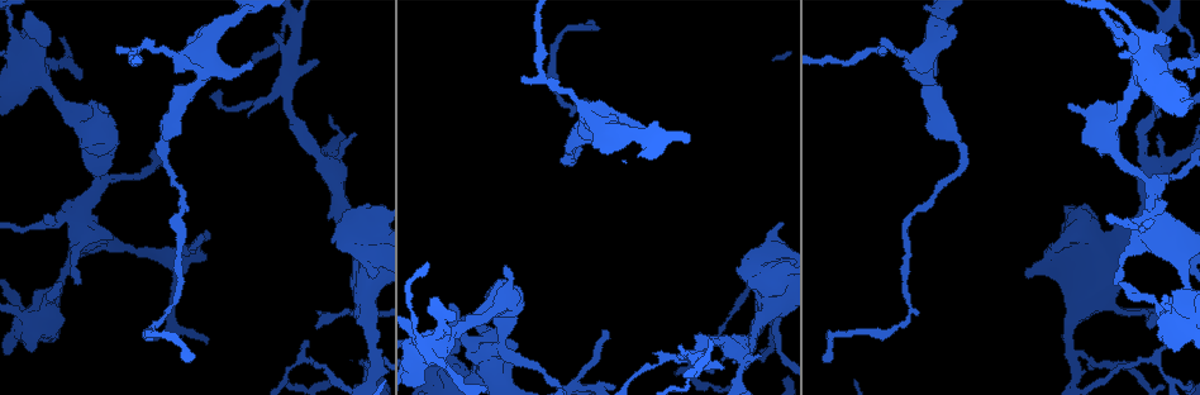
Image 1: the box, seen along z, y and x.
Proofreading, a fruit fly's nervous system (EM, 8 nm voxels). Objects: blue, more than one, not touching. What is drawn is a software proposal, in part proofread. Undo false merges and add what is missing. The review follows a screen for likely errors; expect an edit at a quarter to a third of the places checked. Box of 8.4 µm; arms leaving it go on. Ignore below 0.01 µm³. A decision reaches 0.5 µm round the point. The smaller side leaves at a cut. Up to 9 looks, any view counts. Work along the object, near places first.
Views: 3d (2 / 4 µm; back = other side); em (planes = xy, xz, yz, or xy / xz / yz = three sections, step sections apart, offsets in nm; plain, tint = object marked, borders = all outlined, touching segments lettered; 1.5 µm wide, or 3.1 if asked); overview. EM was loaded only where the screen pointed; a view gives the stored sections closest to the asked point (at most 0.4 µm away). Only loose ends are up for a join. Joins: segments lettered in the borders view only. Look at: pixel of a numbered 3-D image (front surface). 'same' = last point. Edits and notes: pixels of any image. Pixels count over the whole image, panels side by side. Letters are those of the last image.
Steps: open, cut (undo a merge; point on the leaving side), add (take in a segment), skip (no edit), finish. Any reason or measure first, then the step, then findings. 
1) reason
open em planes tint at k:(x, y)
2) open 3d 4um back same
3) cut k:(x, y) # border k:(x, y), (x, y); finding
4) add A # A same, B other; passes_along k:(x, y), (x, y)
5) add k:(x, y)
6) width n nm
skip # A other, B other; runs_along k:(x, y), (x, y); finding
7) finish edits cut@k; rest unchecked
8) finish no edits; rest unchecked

free end
open em planes borders at 1:(116, 49)

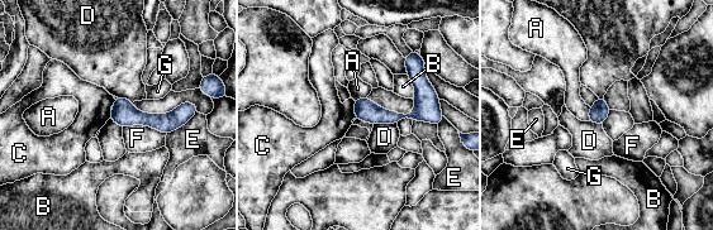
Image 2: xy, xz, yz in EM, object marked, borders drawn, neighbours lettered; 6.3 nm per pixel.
width 120 nm
skip # A other, B other, C other, D other, E other, F other, G other; runs_along 2:(191, 106), (174, 120), (113, 116); no lettered segment goes on from it

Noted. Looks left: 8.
branch stops here
open em planes borders at 1:(606, 332)

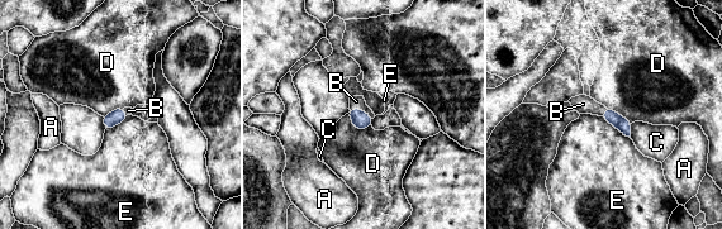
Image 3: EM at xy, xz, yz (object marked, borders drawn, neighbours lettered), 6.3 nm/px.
width 90 nm
add B # A other, B same, C other, D other, E other; passes_along 3:(360, 119), (361, 109), (356, 101); the cell continues

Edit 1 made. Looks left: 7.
see it whole again
open overview

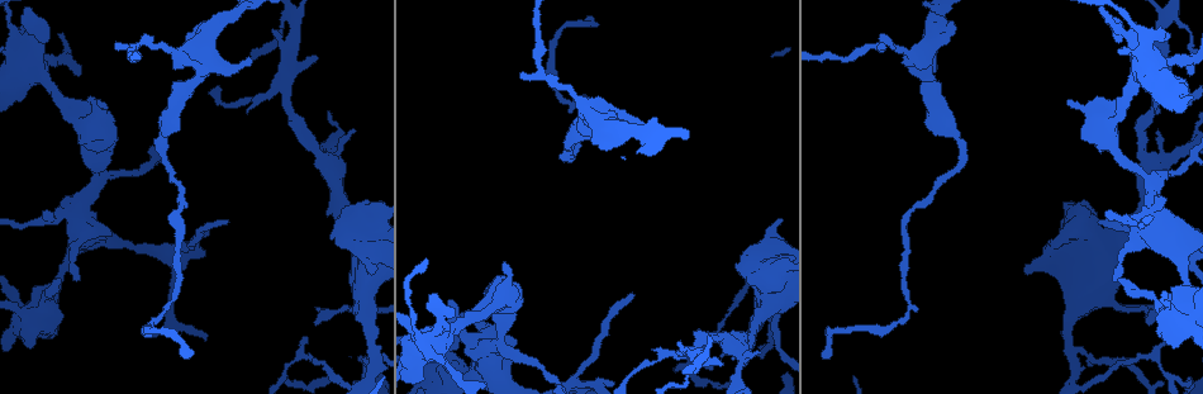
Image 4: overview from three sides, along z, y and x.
tapers out
open 3d 2um at 4:(75, 278)

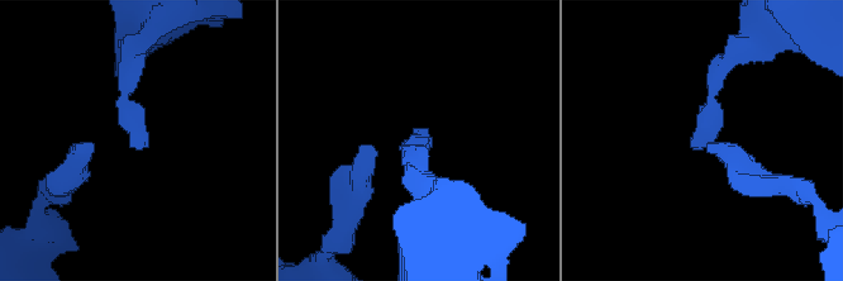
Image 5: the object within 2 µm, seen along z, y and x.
now the EM
open em xz step 8 tint at 5:(132, 140)

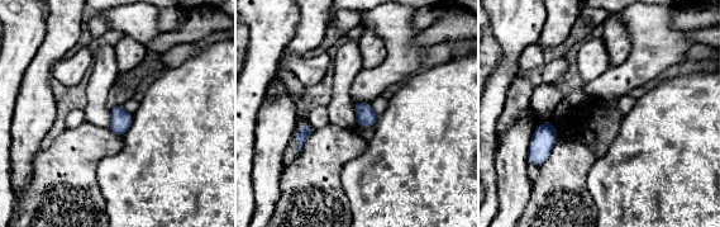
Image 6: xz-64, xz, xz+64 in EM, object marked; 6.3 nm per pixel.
another direction
open em xy step 8 borders same

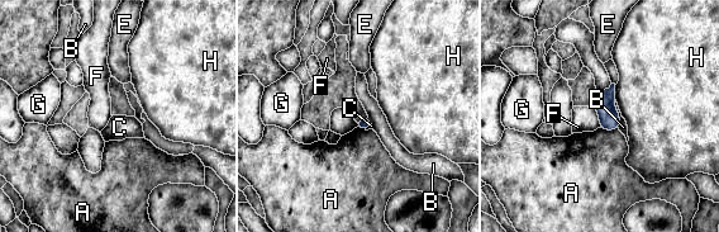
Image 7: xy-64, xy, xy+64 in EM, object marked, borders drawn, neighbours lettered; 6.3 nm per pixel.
skip # A other, B other, C other, E other, F other, G other, H other; border 7:(594, 108), (600, 127); none of them fits

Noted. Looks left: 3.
an open end
open 3d 2um at 4:(760, 352)

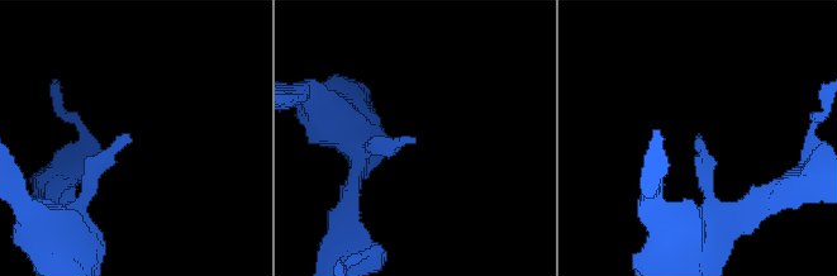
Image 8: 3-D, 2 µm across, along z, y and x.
need the tissue
open em planes borders at 8:(411, 140)

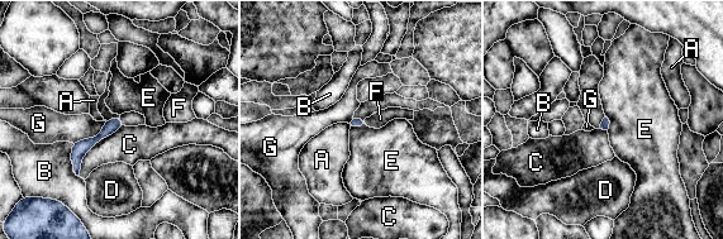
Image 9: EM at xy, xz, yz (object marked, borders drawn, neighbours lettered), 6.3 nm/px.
add F # A other, B other, C other, D other, E other, F same, G other; passes_along 9:(112, 125), (122, 120), (131, 119); the cell continues

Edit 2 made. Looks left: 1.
finish edits add@3, add@9; rest unchecked

